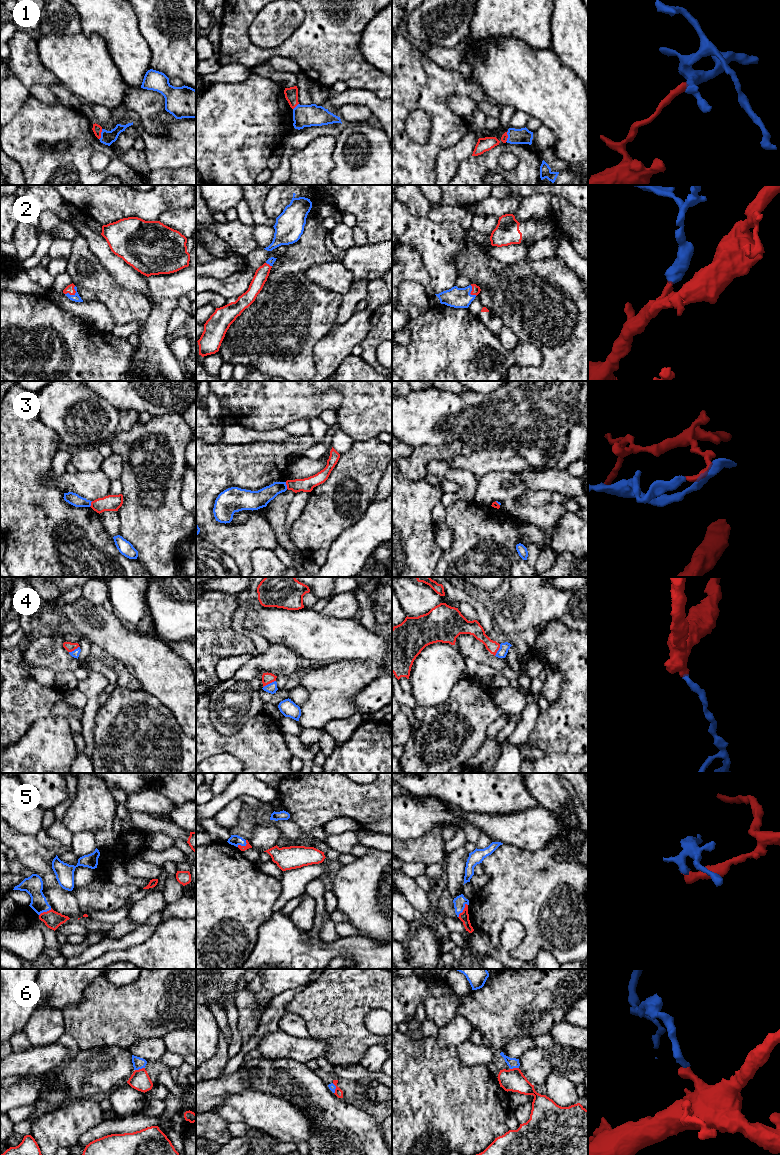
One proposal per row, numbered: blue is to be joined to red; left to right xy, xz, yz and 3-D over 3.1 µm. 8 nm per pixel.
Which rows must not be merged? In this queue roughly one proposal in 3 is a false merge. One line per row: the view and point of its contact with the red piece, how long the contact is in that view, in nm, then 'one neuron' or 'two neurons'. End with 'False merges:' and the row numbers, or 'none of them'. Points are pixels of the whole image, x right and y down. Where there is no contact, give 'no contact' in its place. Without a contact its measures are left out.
1: meets red in xy at (100, 134); contact 90 nm long; two neurons
2: meets red in xy at (73, 294); contact 110 nm long; one neuron
3: meets red in xz at (286, 484); contact 60 nm long; two neurons
4: meets red in xz at (269, 683); contact 120 nm long; one neuron
5: meets red in yz at (463, 910); contact 140 nm long; one neuron
6: meets red in xy at (139, 1069); contact 80 nm long; one neuron
False merges: 1, 3

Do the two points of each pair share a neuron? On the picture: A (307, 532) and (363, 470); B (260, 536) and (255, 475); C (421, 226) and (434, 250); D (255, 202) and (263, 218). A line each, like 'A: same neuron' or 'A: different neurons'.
A: same neuron
B: same neuron
C: same neuron
D: same neuron

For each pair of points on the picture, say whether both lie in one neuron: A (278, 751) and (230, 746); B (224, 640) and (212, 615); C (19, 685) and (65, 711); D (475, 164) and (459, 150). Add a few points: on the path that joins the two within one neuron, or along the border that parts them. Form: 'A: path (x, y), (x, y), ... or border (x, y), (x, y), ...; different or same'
A: path (266, 751), (259, 746), (242, 746); same
B: path (218, 634), (212, 628), (212, 621); same
C: path (30, 696), (35, 701), (48, 701), (54, 706); same
D: border (471, 155), (460, 162), (454, 174); different

